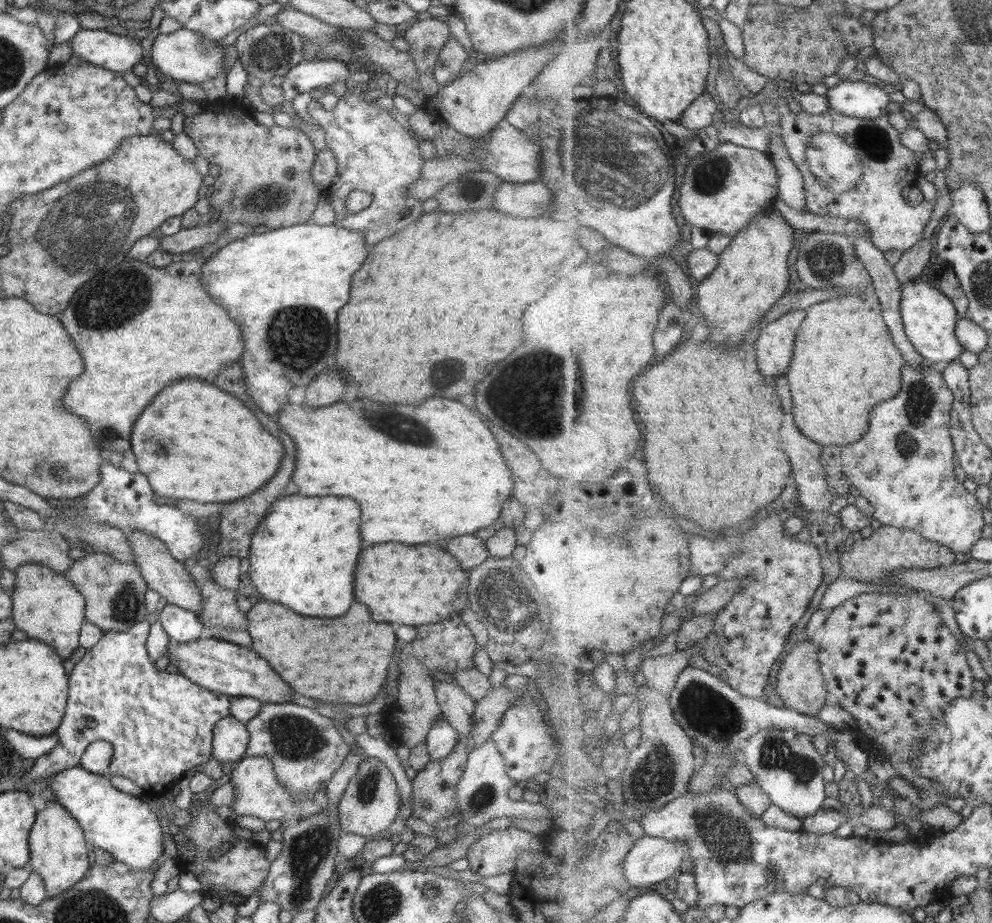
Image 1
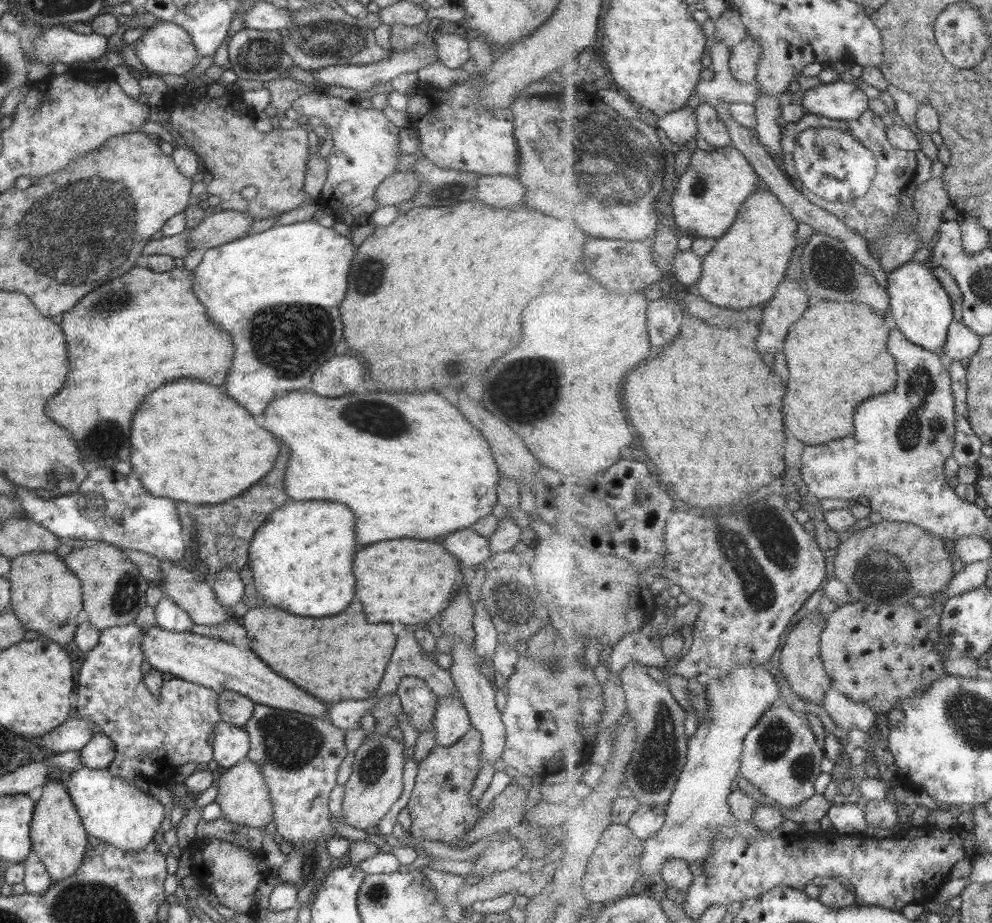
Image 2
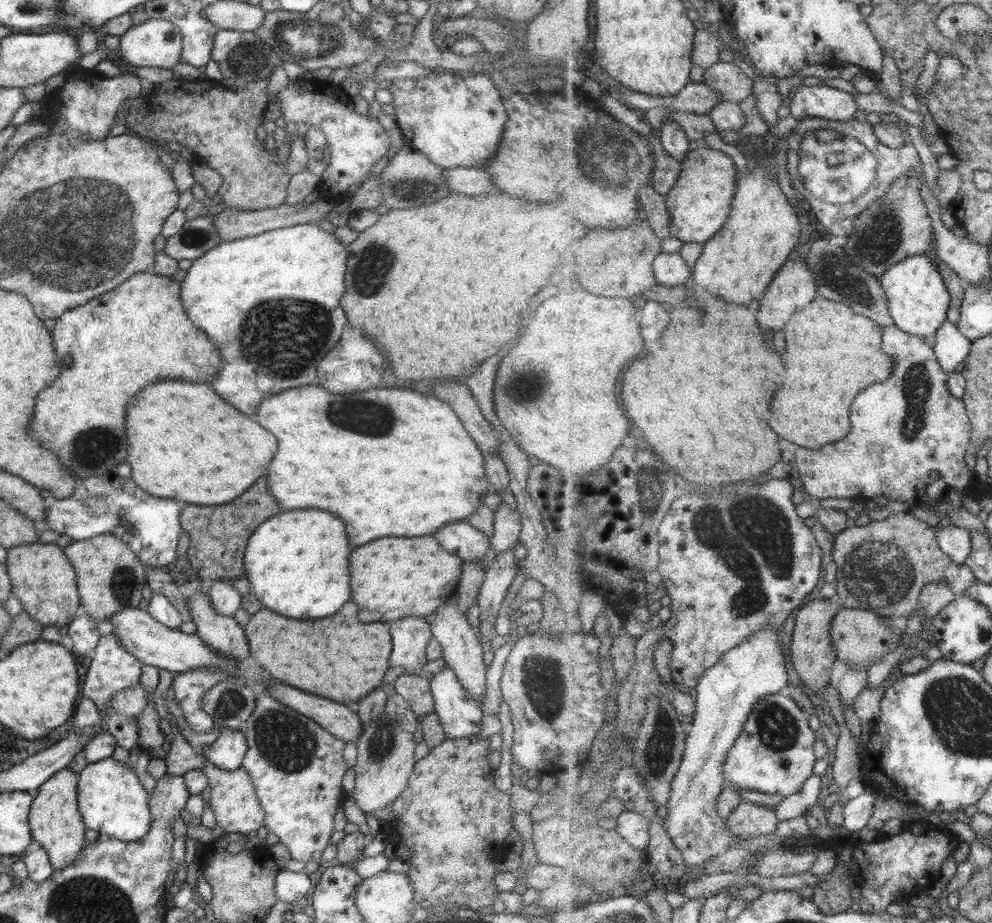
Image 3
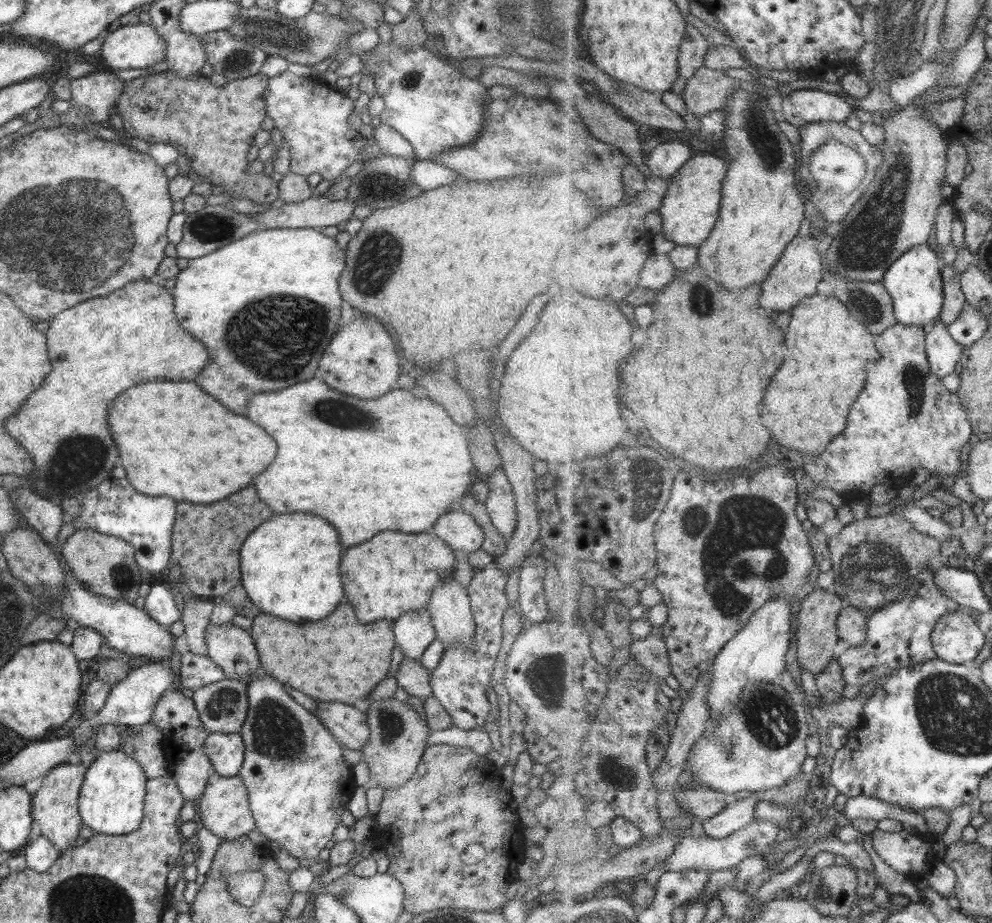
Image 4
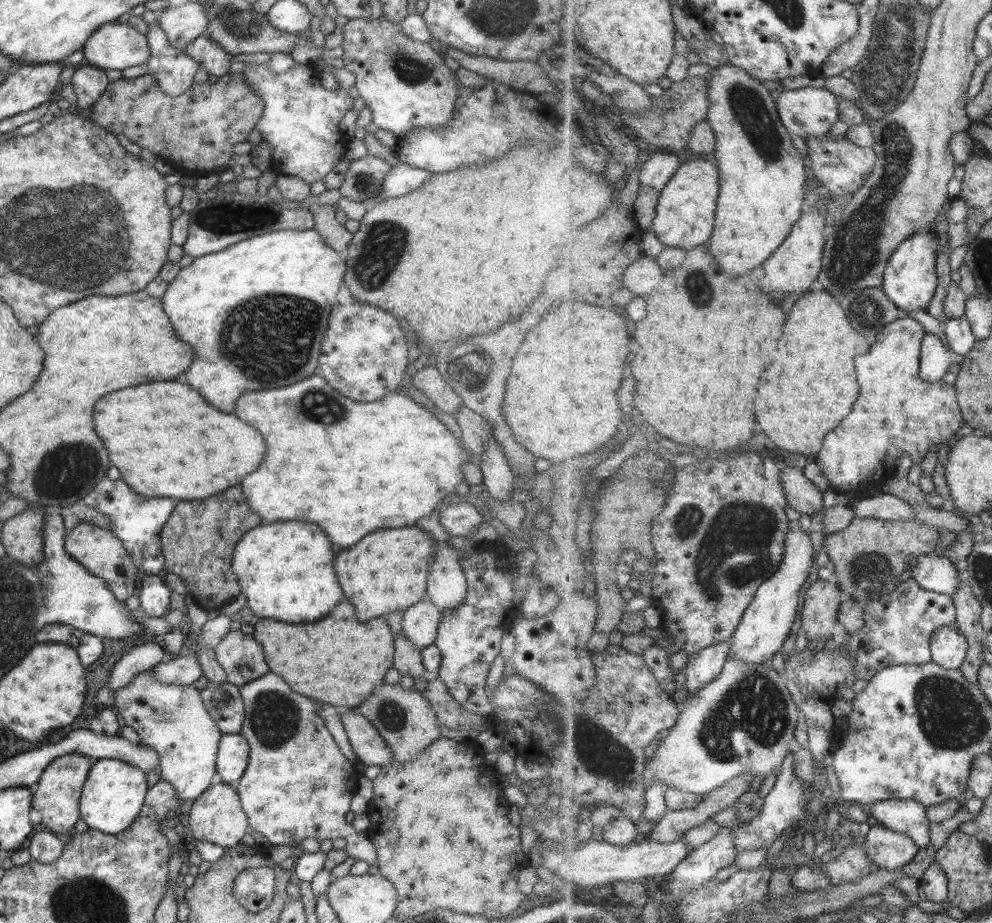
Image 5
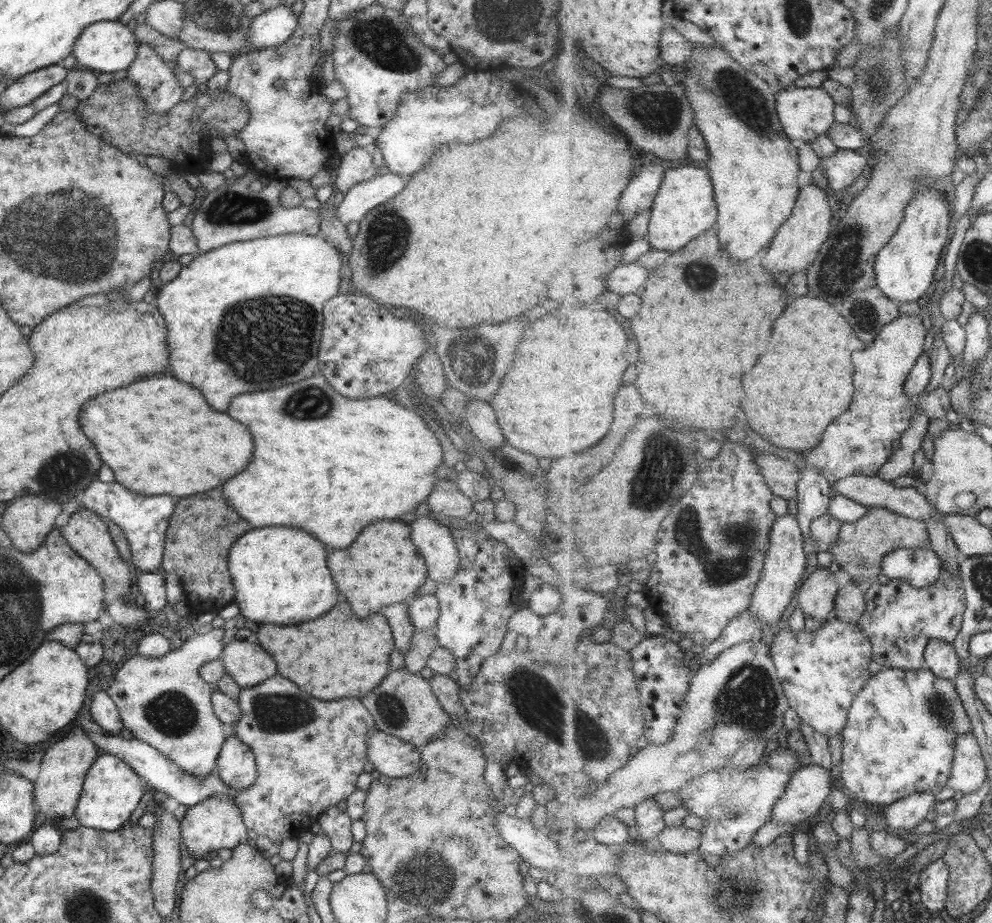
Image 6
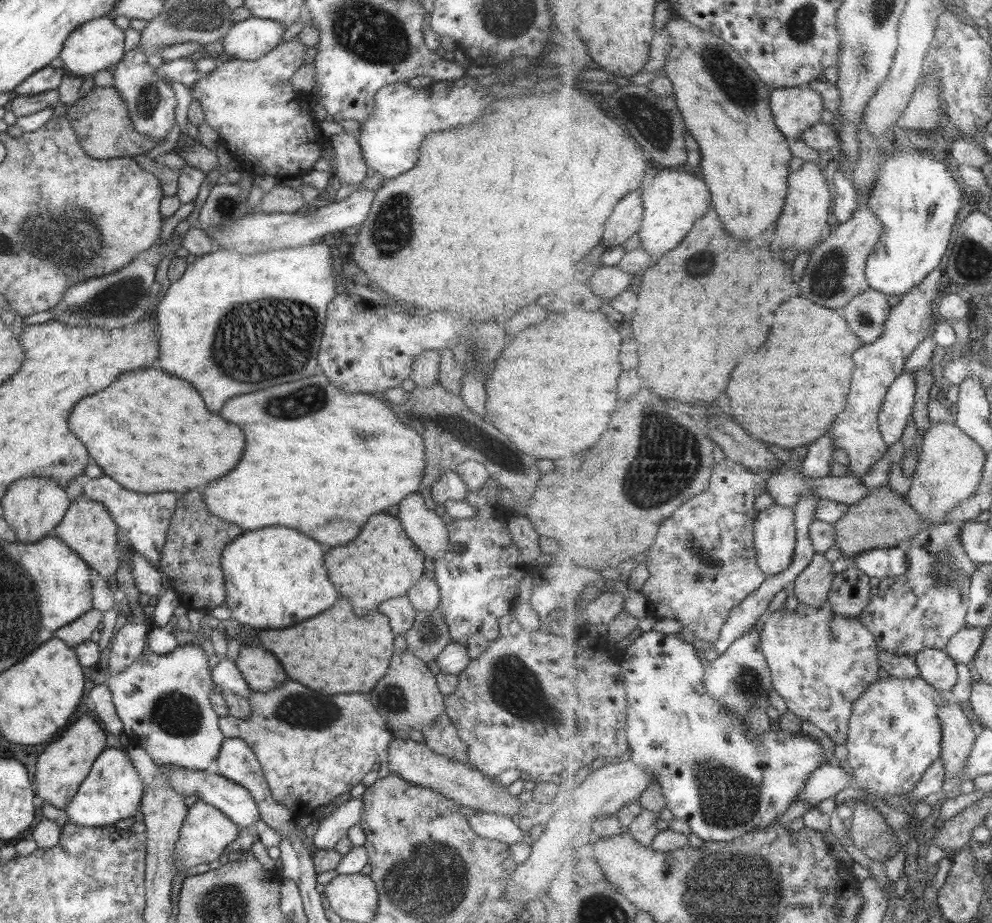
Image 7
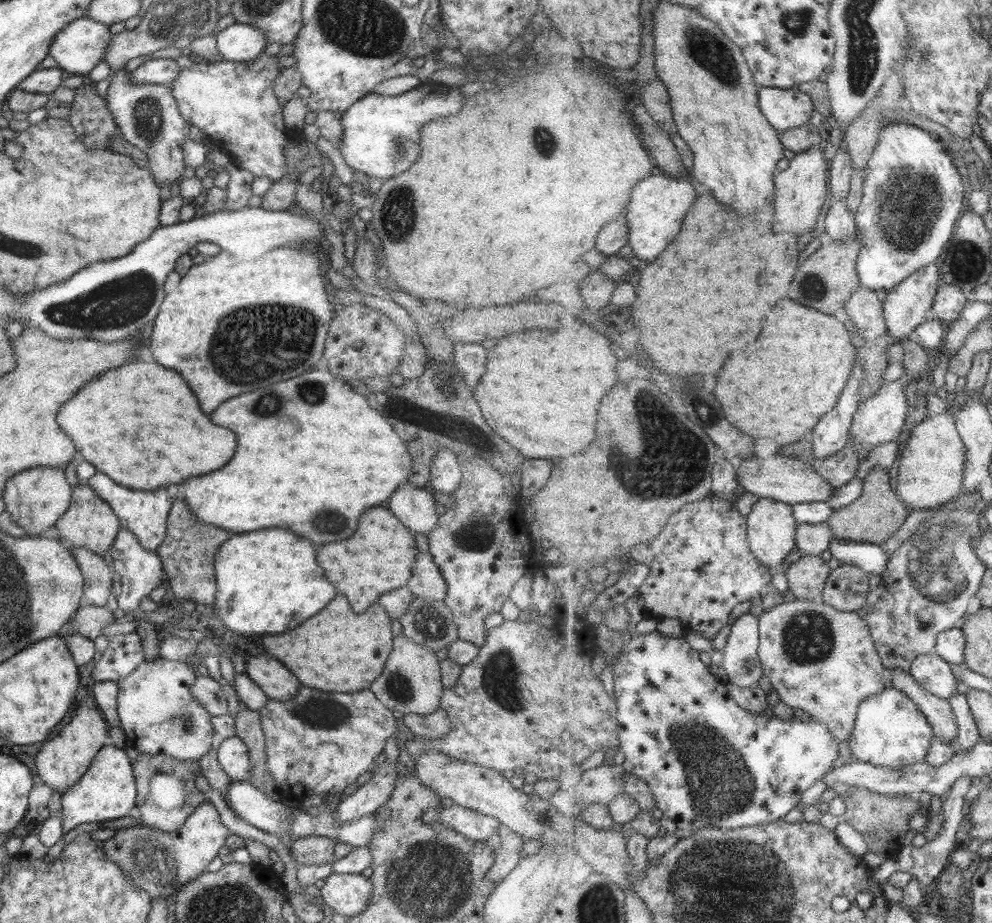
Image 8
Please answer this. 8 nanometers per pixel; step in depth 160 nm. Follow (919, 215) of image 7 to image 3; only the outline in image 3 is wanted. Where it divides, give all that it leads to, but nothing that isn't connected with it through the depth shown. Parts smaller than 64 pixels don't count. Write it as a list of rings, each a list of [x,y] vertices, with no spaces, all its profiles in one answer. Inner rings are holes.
[[[923,255],[910,256],[894,264],[880,278],[883,289],[889,298],[890,314],[894,325],[915,336],[937,336],[937,331],[948,322],[948,312],[952,302],[946,281],[931,262],[931,258]]]

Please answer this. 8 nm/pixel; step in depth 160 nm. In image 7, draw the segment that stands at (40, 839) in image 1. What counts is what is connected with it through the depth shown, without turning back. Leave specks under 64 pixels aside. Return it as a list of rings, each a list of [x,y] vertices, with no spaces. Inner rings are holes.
[[[91,715],[77,718],[77,722],[71,724],[69,730],[65,730],[61,738],[51,742],[37,758],[35,776],[33,776],[34,794],[40,798],[41,802],[64,810],[65,806],[71,802],[71,798],[75,796],[75,792],[79,790],[85,776],[90,772],[96,757],[104,748],[105,732],[99,728],[97,721],[93,720]]]

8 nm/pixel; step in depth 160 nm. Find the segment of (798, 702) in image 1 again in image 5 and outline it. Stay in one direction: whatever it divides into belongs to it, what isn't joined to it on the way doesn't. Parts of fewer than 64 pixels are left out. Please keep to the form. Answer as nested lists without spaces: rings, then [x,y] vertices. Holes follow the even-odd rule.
[[[826,579],[812,582],[805,593],[801,617],[808,641],[821,638],[827,642],[833,636],[841,606],[841,588],[837,583],[829,583]]]

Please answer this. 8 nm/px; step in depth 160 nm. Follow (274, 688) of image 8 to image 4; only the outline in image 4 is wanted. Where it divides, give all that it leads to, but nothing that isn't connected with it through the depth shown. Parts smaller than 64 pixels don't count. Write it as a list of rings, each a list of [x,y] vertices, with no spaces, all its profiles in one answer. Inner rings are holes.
[[[230,622],[208,624],[204,639],[209,660],[222,670],[225,679],[244,683],[248,676],[258,672],[257,652],[247,630]]]

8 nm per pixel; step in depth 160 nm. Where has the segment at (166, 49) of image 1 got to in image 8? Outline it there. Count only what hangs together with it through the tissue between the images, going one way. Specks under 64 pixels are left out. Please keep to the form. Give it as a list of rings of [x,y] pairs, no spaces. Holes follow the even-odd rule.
[[[86,16],[64,24],[49,43],[51,56],[66,75],[86,75],[97,62],[110,39],[108,25]]]

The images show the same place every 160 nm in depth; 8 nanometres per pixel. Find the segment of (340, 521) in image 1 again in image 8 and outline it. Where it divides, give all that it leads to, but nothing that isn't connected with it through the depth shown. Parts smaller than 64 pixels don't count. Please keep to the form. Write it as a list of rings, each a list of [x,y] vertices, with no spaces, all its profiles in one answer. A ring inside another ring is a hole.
[[[279,528],[231,536],[218,546],[213,566],[216,589],[209,607],[227,630],[239,636],[281,634],[325,608],[323,604],[335,596],[315,564],[311,544]]]

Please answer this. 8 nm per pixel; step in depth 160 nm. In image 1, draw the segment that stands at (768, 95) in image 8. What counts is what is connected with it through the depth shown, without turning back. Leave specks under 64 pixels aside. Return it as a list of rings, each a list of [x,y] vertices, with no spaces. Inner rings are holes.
[[[843,81],[826,92],[830,108],[857,118],[877,118],[889,108],[891,98],[883,88],[862,81]]]

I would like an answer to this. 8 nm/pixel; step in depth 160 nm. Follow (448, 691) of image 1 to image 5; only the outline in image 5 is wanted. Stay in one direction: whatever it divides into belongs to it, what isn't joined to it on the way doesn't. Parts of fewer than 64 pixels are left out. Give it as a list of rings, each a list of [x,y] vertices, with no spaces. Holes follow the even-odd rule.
[[[428,598],[409,606],[401,620],[401,630],[417,648],[425,648],[434,641],[440,621],[440,610]]]

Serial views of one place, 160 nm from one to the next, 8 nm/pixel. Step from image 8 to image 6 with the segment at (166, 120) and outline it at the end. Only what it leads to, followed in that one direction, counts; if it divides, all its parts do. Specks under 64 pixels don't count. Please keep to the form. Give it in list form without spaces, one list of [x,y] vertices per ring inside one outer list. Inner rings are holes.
[[[137,44],[135,58],[126,68],[125,79],[135,85],[138,97],[146,104],[147,110],[152,114],[164,114],[175,104],[180,102],[183,90],[173,75],[173,68],[168,66],[158,57],[156,51],[147,44]]]

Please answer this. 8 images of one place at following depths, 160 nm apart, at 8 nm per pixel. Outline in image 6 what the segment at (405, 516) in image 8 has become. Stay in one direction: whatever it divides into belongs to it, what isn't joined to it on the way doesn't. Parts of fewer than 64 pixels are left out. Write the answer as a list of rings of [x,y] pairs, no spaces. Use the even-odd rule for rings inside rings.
[[[423,515],[415,516],[413,522],[409,524],[411,528],[411,542],[415,544],[415,548],[419,550],[419,554],[425,558],[425,566],[427,566],[428,578],[436,582],[436,584],[444,583],[457,570],[459,564],[458,552],[445,524],[440,524],[438,518]]]

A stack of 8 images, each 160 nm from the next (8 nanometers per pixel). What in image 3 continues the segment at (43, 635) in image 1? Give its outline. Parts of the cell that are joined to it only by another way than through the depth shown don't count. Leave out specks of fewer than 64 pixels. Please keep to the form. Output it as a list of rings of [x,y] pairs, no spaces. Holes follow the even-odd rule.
[[[37,540],[31,544],[15,545],[15,548],[6,550],[3,563],[10,580],[11,592],[20,600],[22,610],[36,623],[62,627],[80,613],[73,567],[55,542],[43,544]]]

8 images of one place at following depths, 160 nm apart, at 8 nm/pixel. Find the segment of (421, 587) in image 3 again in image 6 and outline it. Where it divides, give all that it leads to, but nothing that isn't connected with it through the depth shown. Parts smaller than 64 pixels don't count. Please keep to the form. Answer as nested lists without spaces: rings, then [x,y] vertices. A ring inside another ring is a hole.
[[[377,520],[367,524],[351,546],[333,550],[327,556],[327,568],[333,576],[337,592],[345,596],[353,614],[359,618],[375,614],[387,604],[413,598],[415,590],[428,577],[423,558],[409,540],[409,528],[393,520]]]

